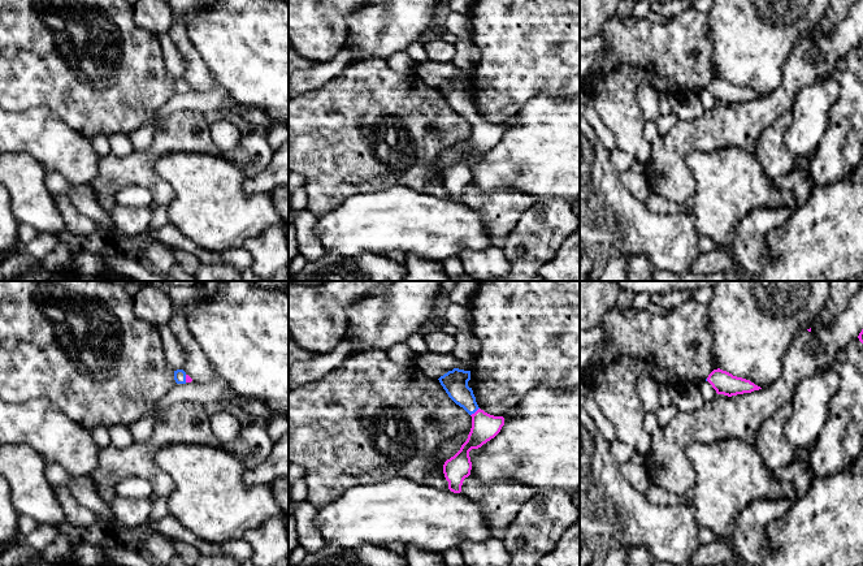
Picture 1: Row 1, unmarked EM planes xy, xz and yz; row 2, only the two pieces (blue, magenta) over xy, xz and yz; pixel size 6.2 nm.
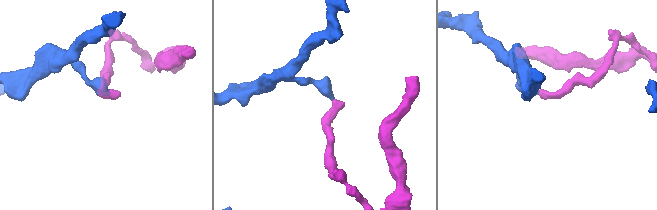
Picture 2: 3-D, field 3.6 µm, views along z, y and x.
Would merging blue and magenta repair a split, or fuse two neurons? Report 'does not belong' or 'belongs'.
belongs

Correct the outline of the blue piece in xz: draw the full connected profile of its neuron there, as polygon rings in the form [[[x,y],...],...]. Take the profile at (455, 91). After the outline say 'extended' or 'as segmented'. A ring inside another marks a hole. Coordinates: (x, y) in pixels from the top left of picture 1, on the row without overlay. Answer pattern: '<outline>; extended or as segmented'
[[[454,77],[438,88],[448,105],[472,125],[472,137],[467,150],[443,173],[448,198],[454,202],[460,202],[463,190],[470,183],[472,178],[469,160],[494,147],[504,134],[504,126],[490,124],[478,116],[473,99],[468,95],[470,79]]]; extended

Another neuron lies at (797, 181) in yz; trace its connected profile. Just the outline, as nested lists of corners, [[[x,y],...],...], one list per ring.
[[[794,168],[792,172],[777,177],[773,183],[794,195],[797,207],[803,204],[811,194],[811,181],[807,169]]]

